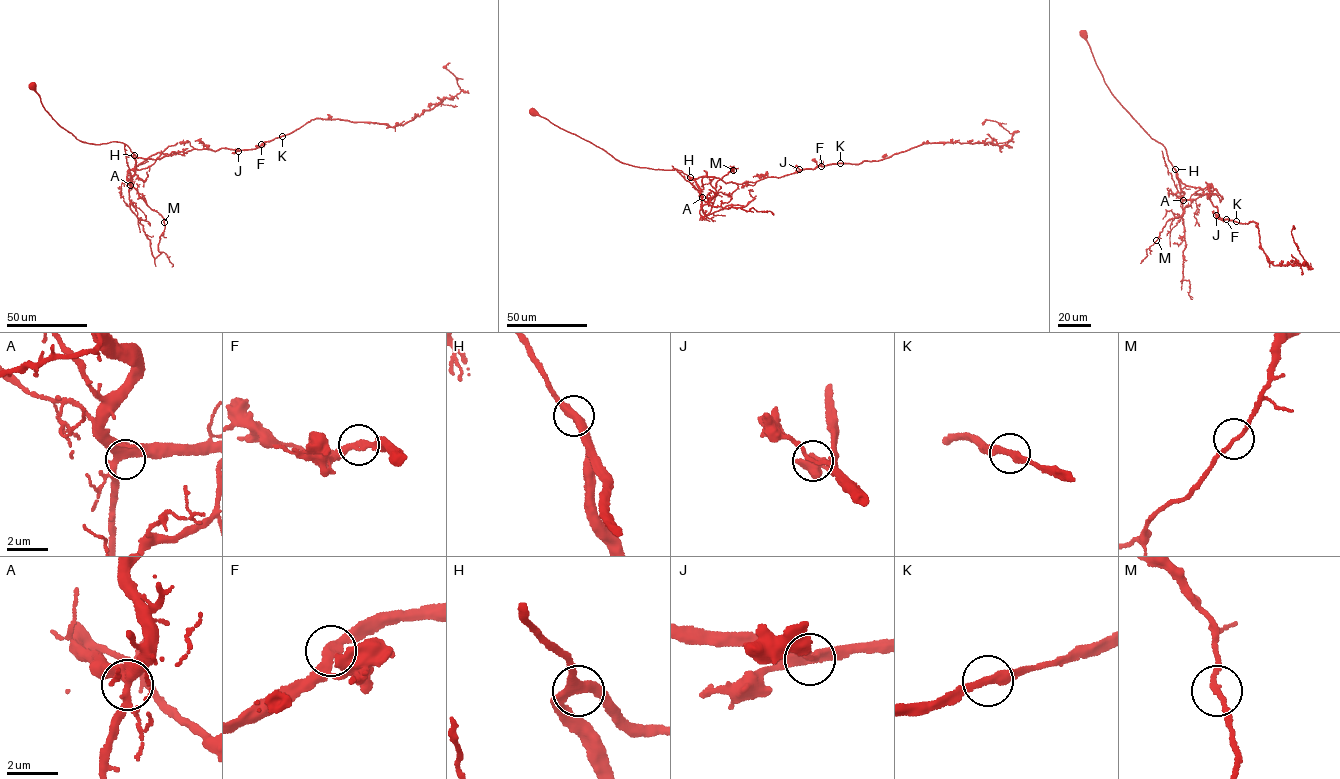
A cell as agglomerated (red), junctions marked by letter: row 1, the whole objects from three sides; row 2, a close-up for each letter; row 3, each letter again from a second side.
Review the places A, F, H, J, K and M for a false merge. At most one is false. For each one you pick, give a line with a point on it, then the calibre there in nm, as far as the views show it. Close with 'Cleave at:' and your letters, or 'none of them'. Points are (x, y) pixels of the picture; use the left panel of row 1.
Cleave at: none of them

